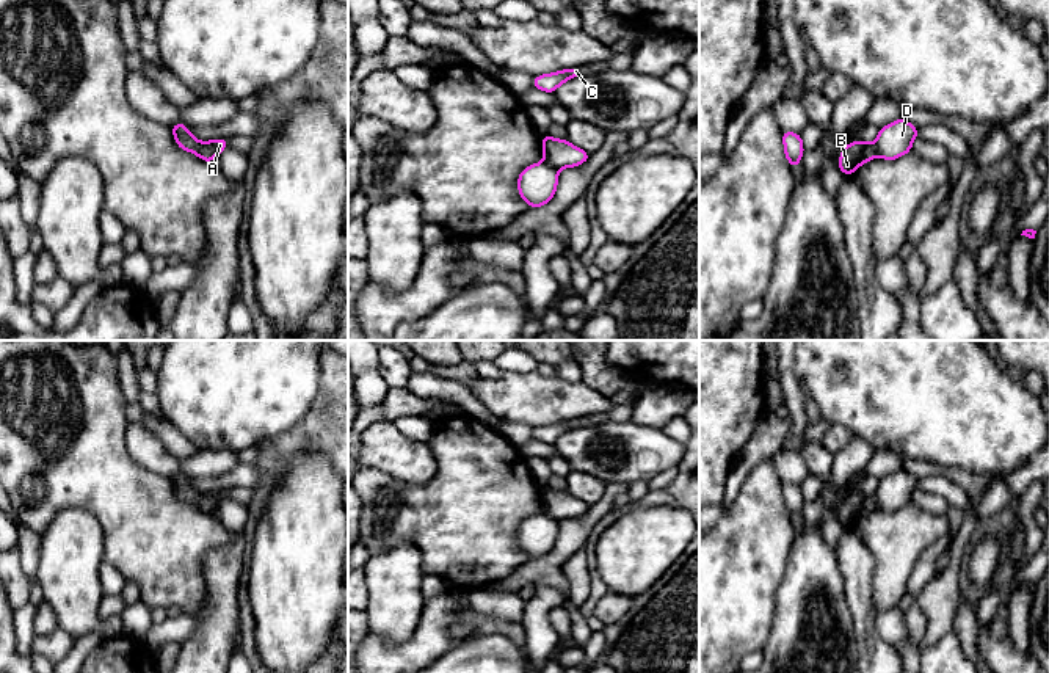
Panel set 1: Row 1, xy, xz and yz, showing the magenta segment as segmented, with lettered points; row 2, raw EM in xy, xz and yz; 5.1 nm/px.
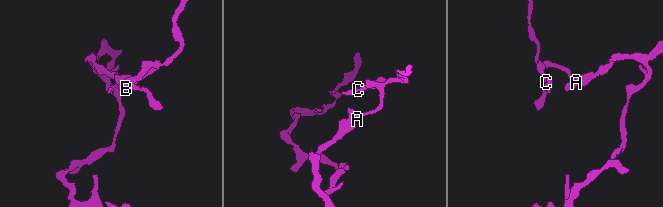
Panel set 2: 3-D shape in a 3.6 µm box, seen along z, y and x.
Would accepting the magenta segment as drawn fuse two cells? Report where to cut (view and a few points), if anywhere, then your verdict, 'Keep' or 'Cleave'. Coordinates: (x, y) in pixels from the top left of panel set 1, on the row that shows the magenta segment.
Split along xz (544, 162), (557, 170). Cleave

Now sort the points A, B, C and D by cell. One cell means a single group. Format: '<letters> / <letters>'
A B C / D

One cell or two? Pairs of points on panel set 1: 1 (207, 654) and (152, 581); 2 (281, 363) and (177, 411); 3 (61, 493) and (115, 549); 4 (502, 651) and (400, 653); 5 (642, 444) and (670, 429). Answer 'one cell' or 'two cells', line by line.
1: two cells
2: one cell
3: one cell
4: two cells
5: two cells

